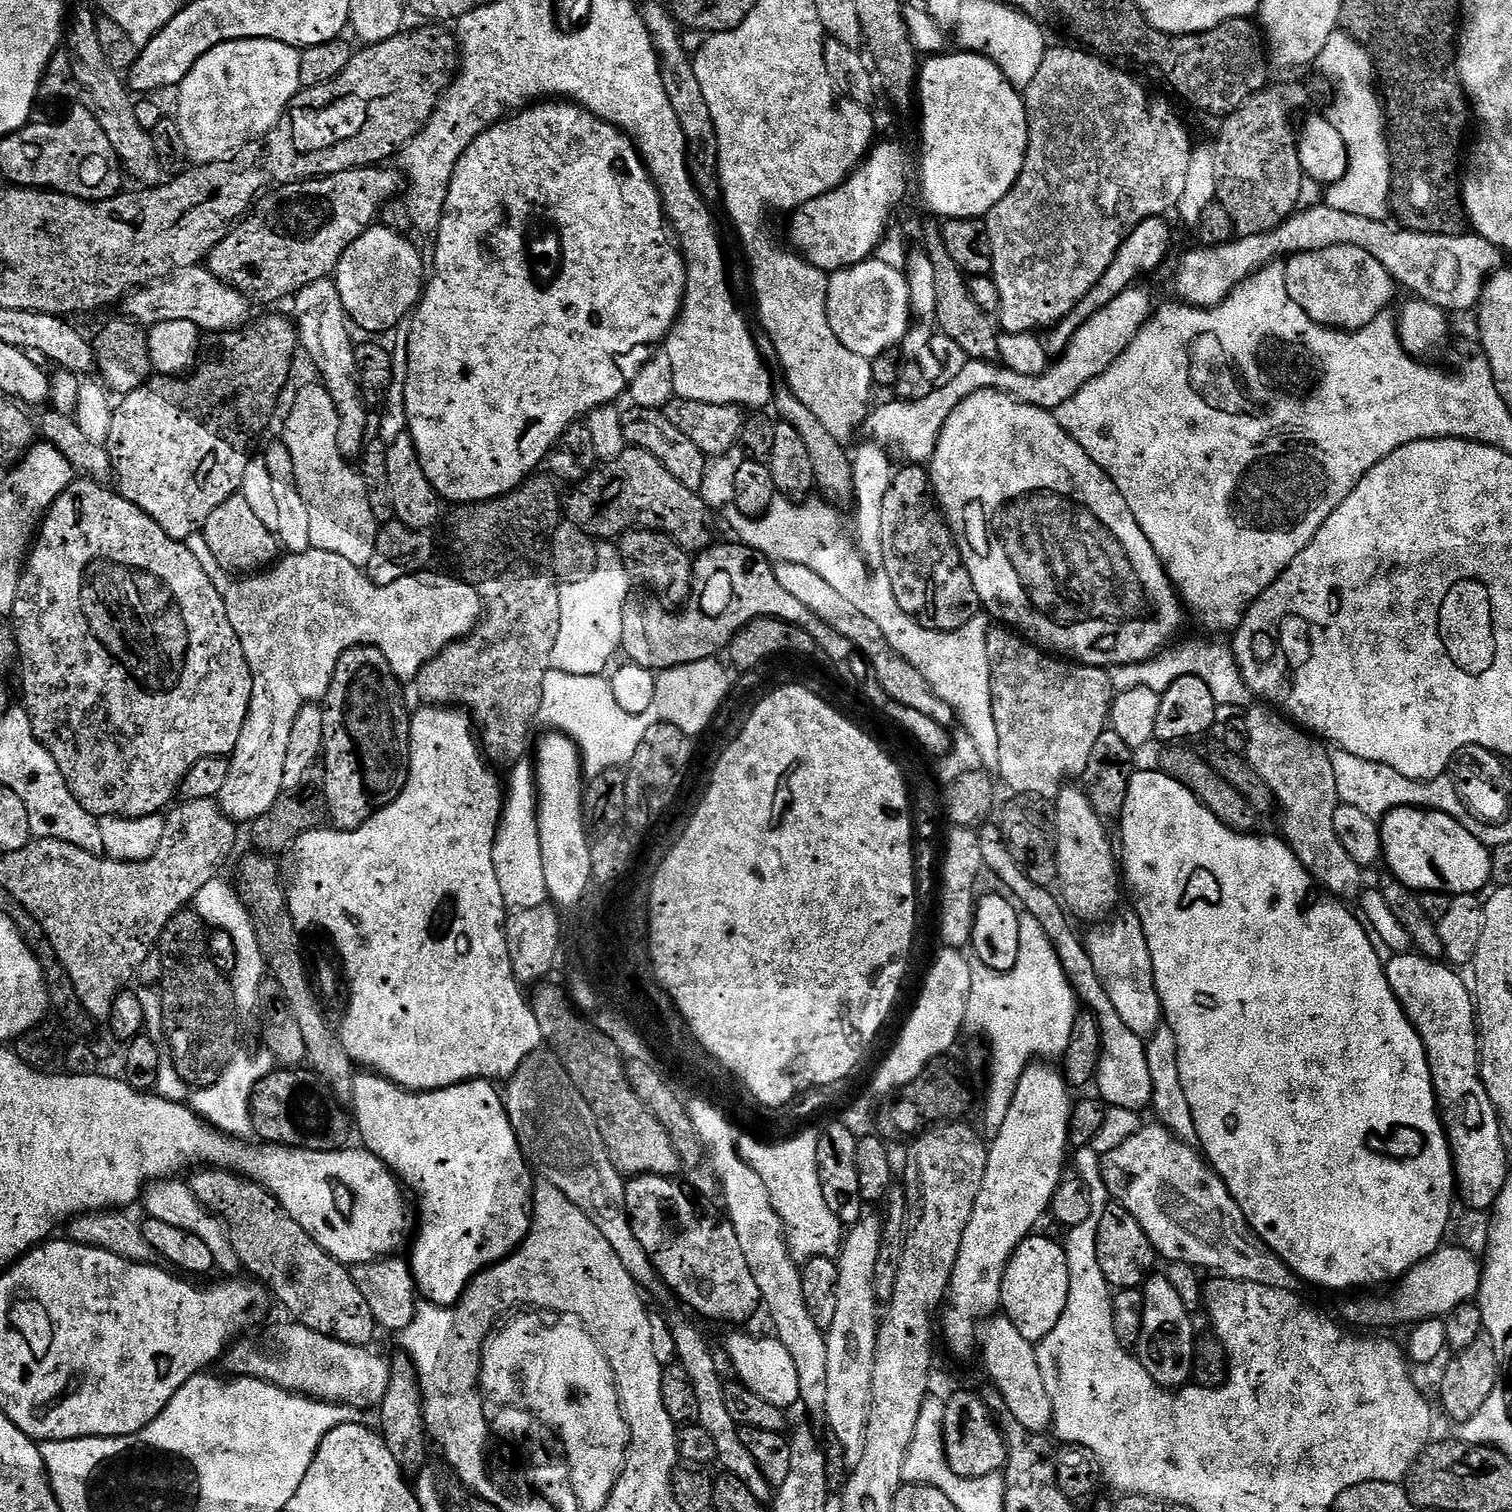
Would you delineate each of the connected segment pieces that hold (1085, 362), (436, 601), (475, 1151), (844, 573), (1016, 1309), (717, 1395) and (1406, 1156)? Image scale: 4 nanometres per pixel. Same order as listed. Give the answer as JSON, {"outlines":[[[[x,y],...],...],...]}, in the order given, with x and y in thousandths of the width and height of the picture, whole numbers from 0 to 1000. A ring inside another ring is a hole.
{"outlines":[[[[754,189],[745,190],[734,202],[729,202],[721,213],[708,224],[708,229],[694,240],[692,245],[688,249],[679,249],[668,245],[664,241],[655,238],[642,238],[632,249],[628,249],[624,253],[620,253],[614,262],[609,265],[599,266],[595,263],[590,263],[588,267],[583,270],[577,269],[574,273],[573,284],[576,293],[582,294],[588,300],[594,301],[601,307],[613,308],[616,305],[618,298],[620,295],[620,290],[623,287],[623,282],[626,282],[626,276],[631,274],[631,269],[636,266],[642,261],[647,261],[647,258],[660,258],[663,261],[669,262],[677,267],[698,271],[702,269],[702,266],[708,266],[718,253],[726,250],[753,224],[757,213],[763,206],[763,200]]],[[[206,362],[202,365],[194,365],[183,370],[179,377],[175,377],[169,381],[162,381],[158,385],[151,386],[147,392],[149,406],[152,406],[152,414],[155,414],[155,419],[157,419],[157,425],[160,425],[160,430],[163,433],[163,438],[165,440],[167,446],[167,464],[163,478],[160,480],[160,485],[157,488],[157,493],[154,496],[151,503],[151,514],[149,520],[147,520],[144,527],[146,534],[155,544],[166,544],[170,542],[187,525],[187,509],[189,509],[189,493],[192,493],[192,483],[194,481],[194,475],[197,475],[197,470],[200,470],[201,466],[208,466],[214,464],[214,460],[218,456],[218,451],[221,448],[221,443],[224,435],[229,433],[229,430],[235,429],[237,426],[243,426],[246,429],[253,430],[255,433],[255,438],[258,438],[258,443],[262,446],[262,449],[265,451],[274,450],[276,443],[282,440],[295,427],[298,427],[302,423],[306,423],[315,416],[319,407],[319,397],[315,392],[311,387],[301,380],[293,381],[291,378],[281,377],[274,378],[271,381],[263,382],[258,385],[258,388],[250,388],[245,383],[243,378],[240,375],[236,374],[234,372],[229,372],[229,369],[224,366],[218,366],[216,364],[210,364]]],[[[241,708],[233,711],[231,735],[234,739],[234,746],[237,751],[238,749],[239,755],[237,754],[237,756],[243,761],[247,763],[257,773],[261,775],[263,780],[272,790],[272,788],[275,790],[275,796],[278,798],[278,813],[274,815],[274,819],[277,823],[339,823],[342,826],[344,822],[349,819],[352,810],[351,800],[353,778],[351,778],[353,776],[351,774],[351,771],[347,767],[347,761],[344,759],[343,753],[340,750],[340,745],[337,745],[337,739],[333,731],[331,720],[326,715],[308,714],[306,717],[290,720],[286,722],[271,722],[269,720],[263,719],[261,716],[254,712],[250,712],[245,708]]],[[[514,327],[511,331],[511,334],[505,341],[491,341],[486,337],[482,338],[481,347],[487,351],[486,356],[494,362],[497,362],[499,365],[503,365],[508,368],[509,371],[513,373],[524,372],[525,374],[533,374],[535,377],[538,377],[546,385],[548,386],[554,393],[562,396],[581,417],[583,417],[583,422],[589,425],[589,427],[602,440],[604,440],[615,451],[618,459],[623,462],[631,470],[634,481],[638,481],[639,486],[643,489],[643,495],[646,497],[646,500],[649,503],[650,507],[654,511],[661,511],[660,507],[660,480],[657,480],[657,470],[656,469],[656,444],[655,443],[655,435],[652,430],[652,425],[655,417],[655,410],[653,407],[647,406],[639,414],[636,414],[632,418],[618,418],[612,417],[604,408],[599,406],[597,401],[594,401],[594,396],[591,396],[590,388],[584,378],[576,378],[574,373],[571,371],[571,368],[569,366],[567,360],[563,358],[563,354],[561,353],[561,349],[558,347],[558,344],[556,342],[556,337],[548,333],[544,329],[534,329],[531,332],[521,330],[520,328]]],[[[683,816],[671,827],[663,845],[661,865],[663,870],[673,878],[673,882],[686,890],[700,877],[700,872],[705,866],[708,853],[708,840],[705,829],[700,822]]],[[[455,873],[444,874],[444,882],[446,882],[446,890],[447,891],[447,898],[448,901],[456,909],[456,914],[459,914],[459,922],[462,925],[462,940],[468,946],[470,951],[472,951],[474,957],[474,966],[478,973],[487,976],[491,980],[493,980],[499,991],[508,993],[511,991],[512,984],[505,973],[496,964],[496,959],[491,956],[489,950],[490,944],[483,938],[480,933],[480,925],[479,924],[479,911],[476,911],[474,905],[474,897],[468,890],[468,886]]],[[[749,510],[747,522],[745,525],[744,536],[739,543],[739,547],[741,547],[741,556],[743,558],[743,563],[742,561],[742,579],[745,583],[745,589],[746,587],[749,589],[749,595],[751,597],[750,603],[751,606],[755,610],[755,615],[758,618],[758,626],[761,626],[761,634],[763,636],[763,649],[767,661],[769,677],[775,682],[779,689],[779,711],[782,713],[782,722],[784,723],[784,729],[787,731],[787,737],[790,737],[790,756],[792,757],[793,761],[796,763],[799,769],[811,782],[813,790],[817,793],[821,803],[825,806],[825,810],[833,817],[835,821],[837,821],[840,827],[845,829],[845,832],[848,832],[848,835],[854,839],[862,849],[863,847],[865,849],[871,849],[873,852],[882,852],[882,854],[886,854],[888,852],[905,853],[907,853],[905,852],[907,849],[915,849],[917,847],[921,846],[921,847],[923,847],[924,845],[927,845],[936,836],[940,835],[944,831],[948,831],[956,822],[955,817],[957,816],[958,809],[960,807],[960,791],[962,794],[964,786],[960,769],[960,761],[958,758],[958,751],[955,749],[955,745],[951,735],[950,722],[947,720],[947,708],[944,704],[944,698],[942,694],[942,690],[937,683],[937,679],[932,676],[931,671],[927,668],[927,665],[919,652],[916,636],[915,634],[913,636],[913,632],[910,630],[911,625],[909,624],[905,614],[903,613],[897,604],[897,606],[889,599],[891,597],[888,595],[869,586],[868,579],[865,577],[864,573],[856,565],[854,560],[849,554],[846,552],[831,553],[831,552],[823,552],[812,548],[786,521],[782,520],[782,517],[776,517],[776,515],[774,515],[769,510]]]]}

